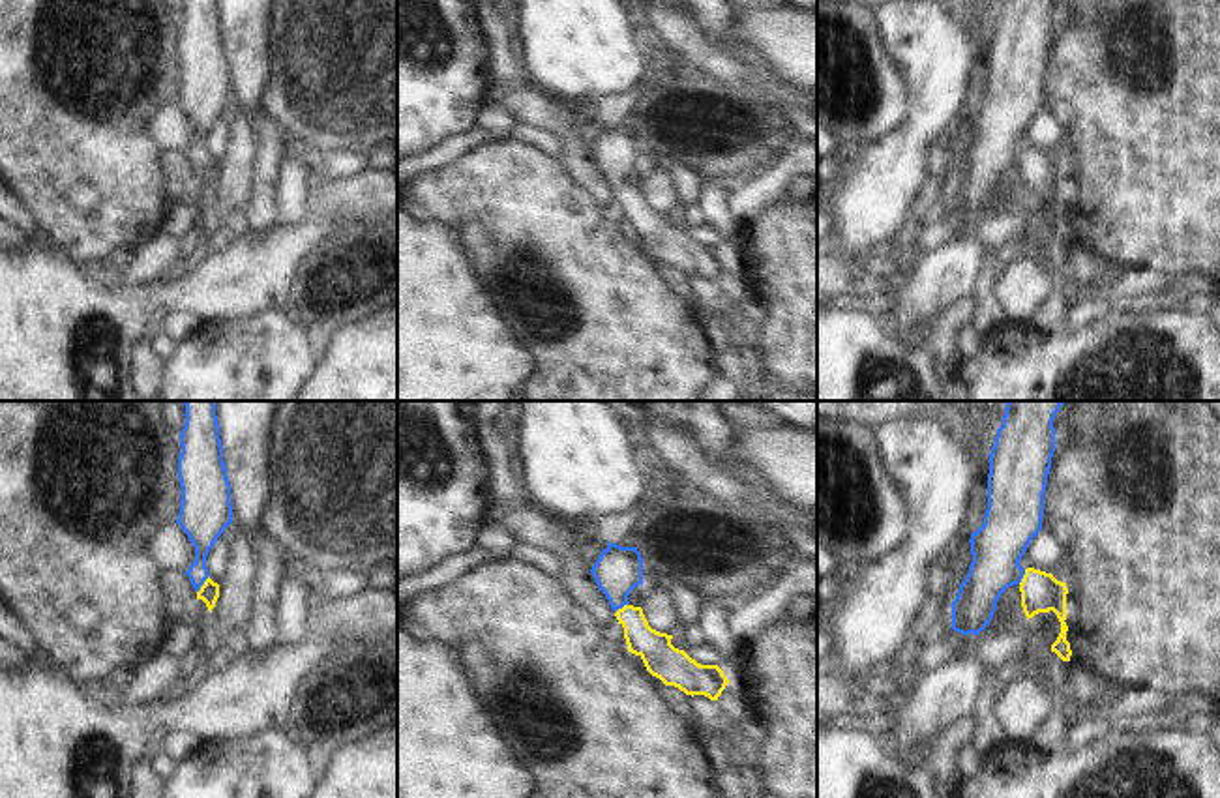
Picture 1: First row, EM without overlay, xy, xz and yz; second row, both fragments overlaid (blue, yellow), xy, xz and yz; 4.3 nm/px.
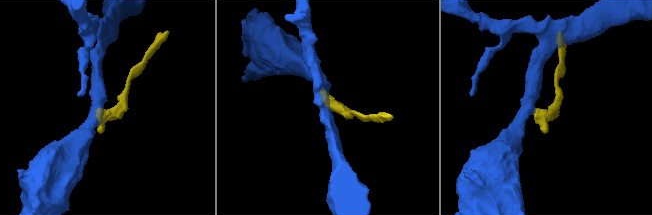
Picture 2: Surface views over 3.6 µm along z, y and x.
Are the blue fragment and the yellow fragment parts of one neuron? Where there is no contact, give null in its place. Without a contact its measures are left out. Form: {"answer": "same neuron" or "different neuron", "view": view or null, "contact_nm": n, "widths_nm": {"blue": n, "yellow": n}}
{"answer": "same neuron", "view": "xy", "contact_nm": 90, "widths_nm": {"blue": 160, "yellow": 90}}

